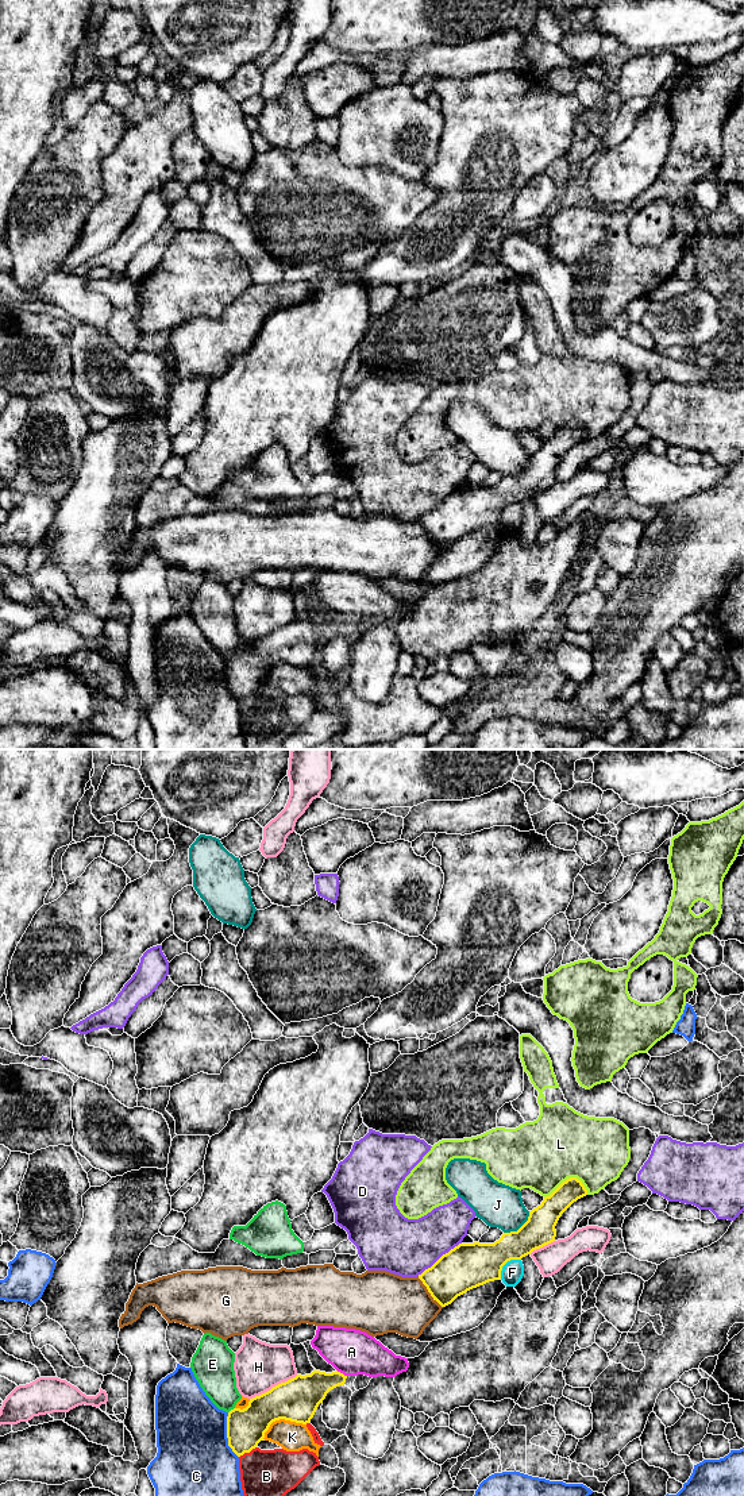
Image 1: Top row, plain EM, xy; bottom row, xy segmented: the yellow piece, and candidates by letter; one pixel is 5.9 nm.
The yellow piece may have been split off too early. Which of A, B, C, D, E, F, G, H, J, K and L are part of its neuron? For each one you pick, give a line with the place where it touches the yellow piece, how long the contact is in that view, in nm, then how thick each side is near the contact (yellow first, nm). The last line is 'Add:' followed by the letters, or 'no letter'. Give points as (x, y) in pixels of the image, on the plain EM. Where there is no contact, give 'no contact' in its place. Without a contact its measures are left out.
Add: no letter

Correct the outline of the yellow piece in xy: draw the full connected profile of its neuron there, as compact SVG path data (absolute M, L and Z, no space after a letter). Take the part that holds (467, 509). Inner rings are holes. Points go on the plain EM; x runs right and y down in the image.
M570 421L529 455L528 464L517 475L504 477L494 487L459 487L419 518L419 523L433 544L446 551L467 535L500 524L508 505L521 504L554 486L555 470L562 458L586 439L582 425Z

